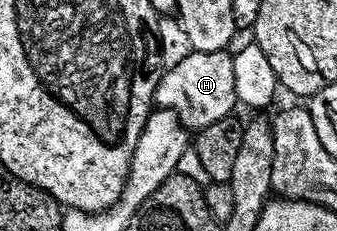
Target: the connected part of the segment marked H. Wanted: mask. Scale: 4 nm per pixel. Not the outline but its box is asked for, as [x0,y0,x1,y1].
[154,50,236,130]

